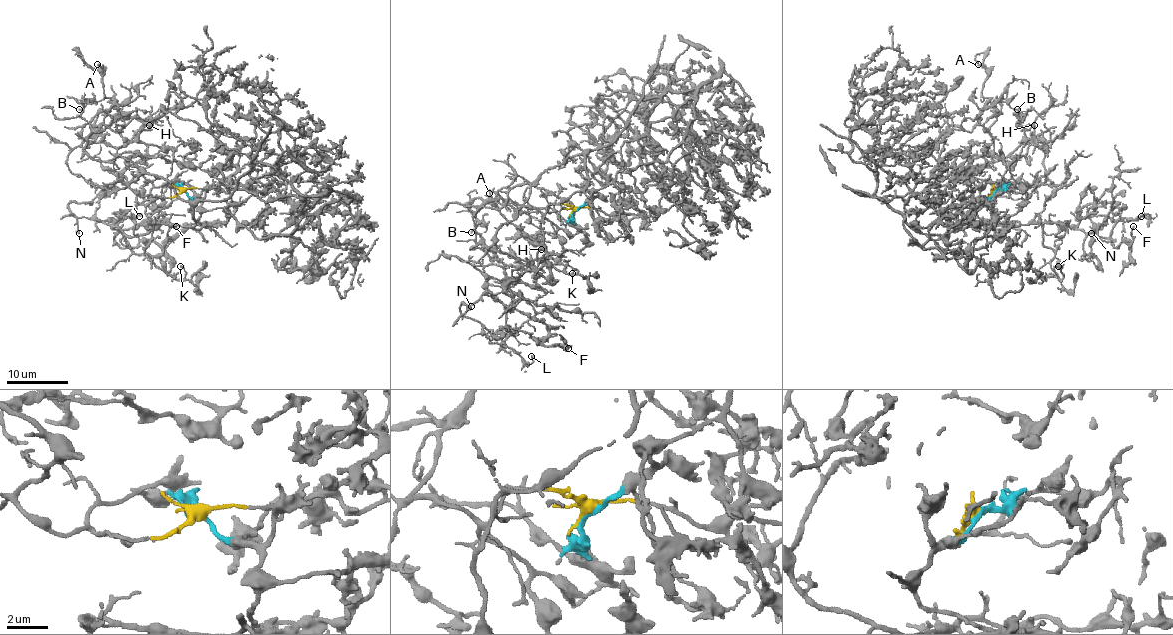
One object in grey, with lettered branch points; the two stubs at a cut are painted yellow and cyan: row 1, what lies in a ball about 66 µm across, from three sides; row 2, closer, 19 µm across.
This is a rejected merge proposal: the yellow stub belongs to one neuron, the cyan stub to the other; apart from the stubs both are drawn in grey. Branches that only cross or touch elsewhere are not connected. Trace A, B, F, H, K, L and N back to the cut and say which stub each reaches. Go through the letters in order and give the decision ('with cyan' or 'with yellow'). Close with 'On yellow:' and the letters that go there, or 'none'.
A: with yellow
B: with yellow
F: with yellow
H: with yellow
K: with yellow
L: with yellow
N: with yellow
On yellow: A, B, F, H, K, L, N

